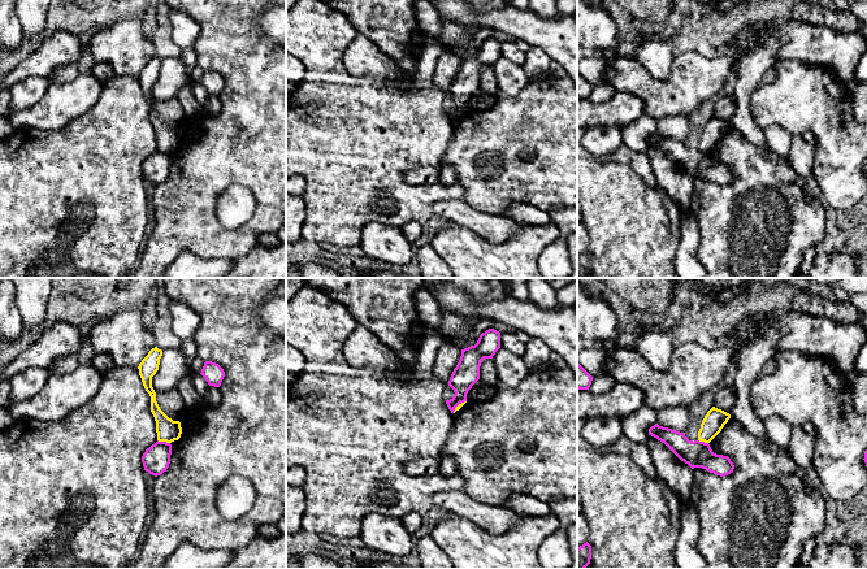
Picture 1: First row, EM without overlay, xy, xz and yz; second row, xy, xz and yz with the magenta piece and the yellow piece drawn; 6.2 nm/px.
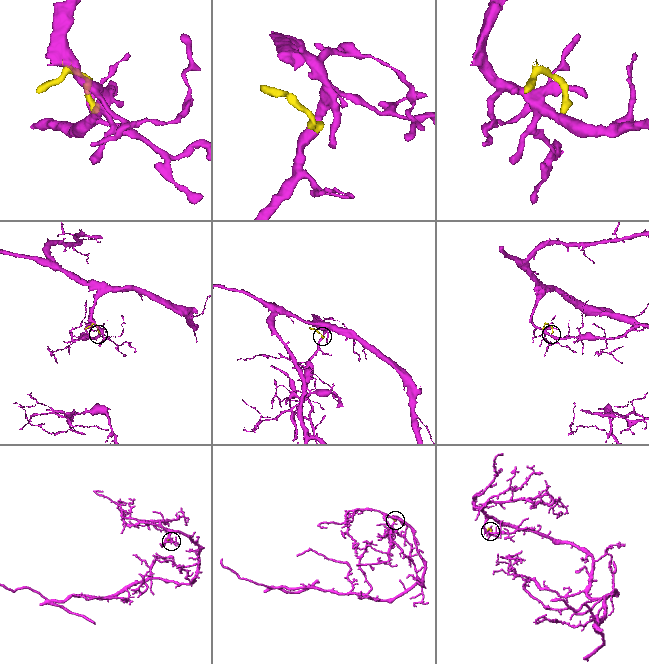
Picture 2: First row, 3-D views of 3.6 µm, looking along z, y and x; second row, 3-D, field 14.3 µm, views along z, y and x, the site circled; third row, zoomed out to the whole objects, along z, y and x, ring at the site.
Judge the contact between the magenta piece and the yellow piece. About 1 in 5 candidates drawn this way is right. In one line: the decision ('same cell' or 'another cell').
another cell

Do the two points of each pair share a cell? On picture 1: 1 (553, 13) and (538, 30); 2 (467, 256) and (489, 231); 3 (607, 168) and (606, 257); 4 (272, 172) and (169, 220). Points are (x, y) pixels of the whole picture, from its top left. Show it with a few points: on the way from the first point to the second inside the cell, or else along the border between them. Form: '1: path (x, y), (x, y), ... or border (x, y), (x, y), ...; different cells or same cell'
1: border (534, 13), (549, 18), (560, 17); different cells
2: border (455, 224), (491, 243), (512, 235); different cells
3: path (607, 190), (607, 235); same cell
4: path (246, 172), (217, 172), (195, 194); same cell

